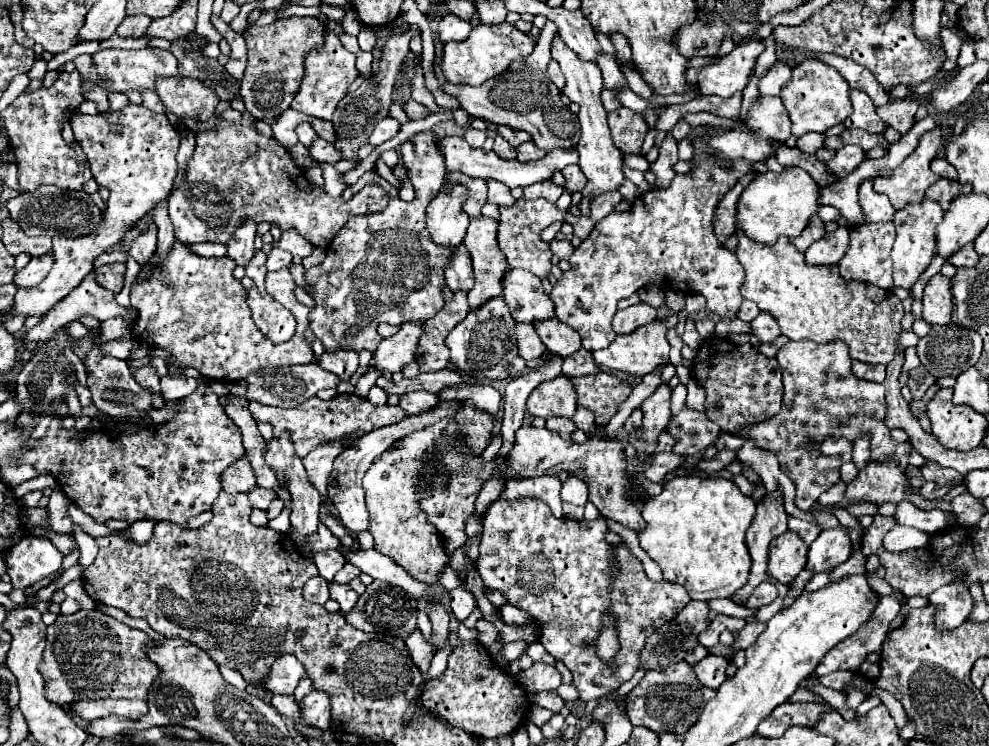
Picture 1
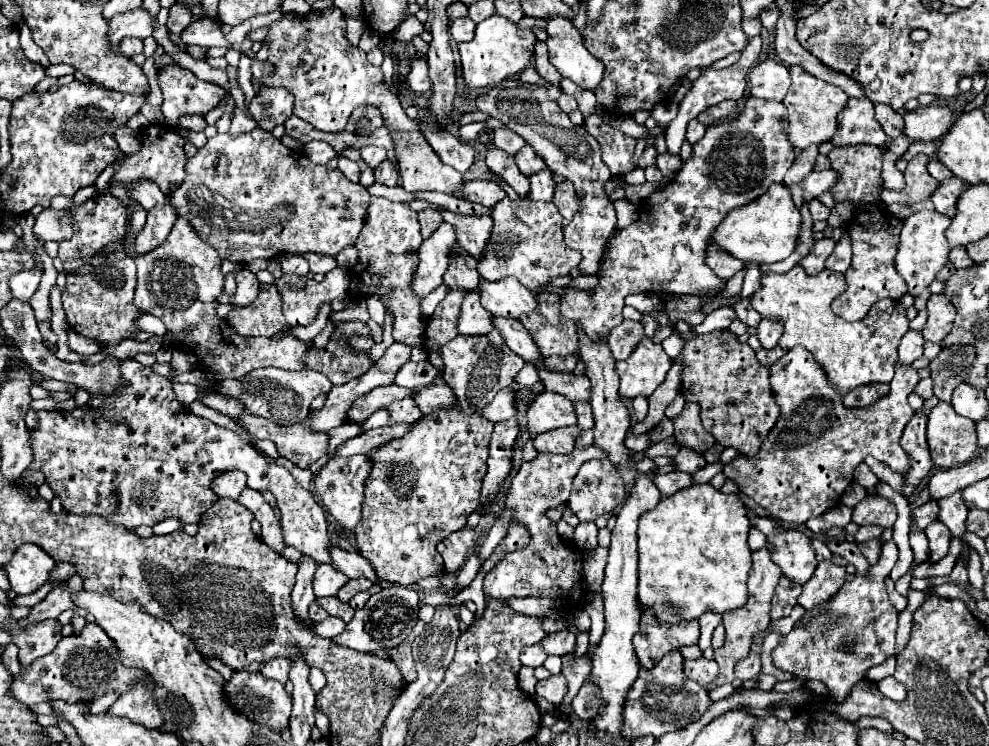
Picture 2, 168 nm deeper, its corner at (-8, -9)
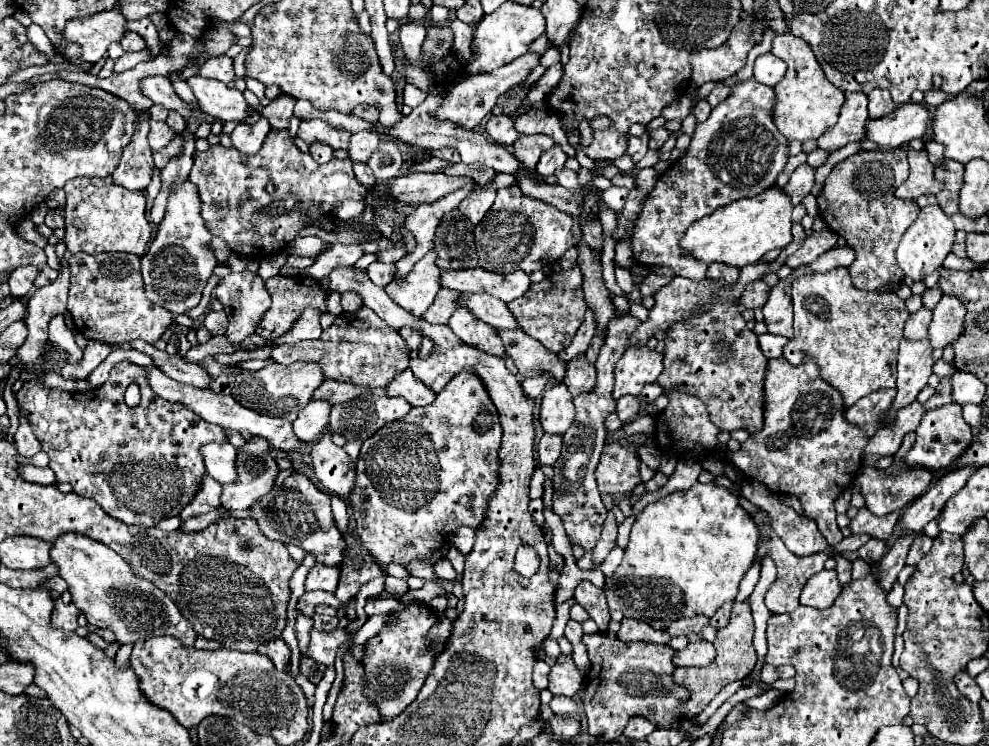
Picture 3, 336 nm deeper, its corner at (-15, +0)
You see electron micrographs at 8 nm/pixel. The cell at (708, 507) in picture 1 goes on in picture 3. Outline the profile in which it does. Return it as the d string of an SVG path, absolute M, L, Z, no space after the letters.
M695 483L687 491L673 491L653 505L647 505L635 517L625 559L615 569L611 579L605 579L603 591L607 605L611 611L621 611L623 617L645 621L657 631L665 627L665 621L677 621L685 617L691 619L695 615L711 617L725 601L735 599L739 581L753 563L757 543L757 527L751 523L751 517L737 503L737 497L729 489L713 483Z

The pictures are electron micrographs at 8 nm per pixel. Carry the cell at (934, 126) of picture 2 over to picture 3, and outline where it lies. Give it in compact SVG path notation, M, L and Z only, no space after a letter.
M903 103L891 115L869 119L865 129L865 137L877 145L899 147L909 143L911 139L923 137L931 123L931 111L919 103Z

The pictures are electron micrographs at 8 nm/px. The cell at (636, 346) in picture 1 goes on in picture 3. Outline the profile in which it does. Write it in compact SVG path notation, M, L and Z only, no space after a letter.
M629 347L615 365L615 389L613 399L623 395L639 395L645 383L655 383L663 371L663 355L653 349Z

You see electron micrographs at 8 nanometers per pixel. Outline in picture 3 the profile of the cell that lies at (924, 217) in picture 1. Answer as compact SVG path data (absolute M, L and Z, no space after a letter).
M927 205L921 209L919 217L909 225L909 229L903 233L899 247L897 247L897 263L905 271L907 277L913 281L921 281L925 275L937 271L943 263L943 259L949 255L955 241L955 227L949 215L941 211L937 205Z

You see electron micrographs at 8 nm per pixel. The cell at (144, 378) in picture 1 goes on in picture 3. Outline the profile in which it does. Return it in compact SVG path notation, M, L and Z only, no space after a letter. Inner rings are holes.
M129 361L117 363L111 369L111 377L105 385L97 389L87 389L83 393L51 389L41 379L25 381L19 389L17 401L19 411L31 423L31 429L41 443L41 449L49 455L49 467L53 469L57 481L71 483L77 495L97 501L107 515L137 527L155 527L161 519L179 515L183 507L189 505L195 497L199 479L205 473L199 447L211 441L227 441L219 425L199 419L199 415L187 411L185 407L179 407L177 403L167 403L165 399L159 399L159 395L155 395L151 387L147 387L143 367L137 367ZM131 383L137 383L141 387L141 405L135 409L127 407L123 401L125 389Z

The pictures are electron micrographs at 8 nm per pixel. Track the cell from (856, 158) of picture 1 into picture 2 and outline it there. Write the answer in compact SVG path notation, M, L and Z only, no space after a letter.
M822 170L822 172L812 172L808 176L808 180L802 180L804 186L804 200L810 202L814 198L818 198L820 194L832 190L832 186L836 186L840 180L840 174L836 170Z

